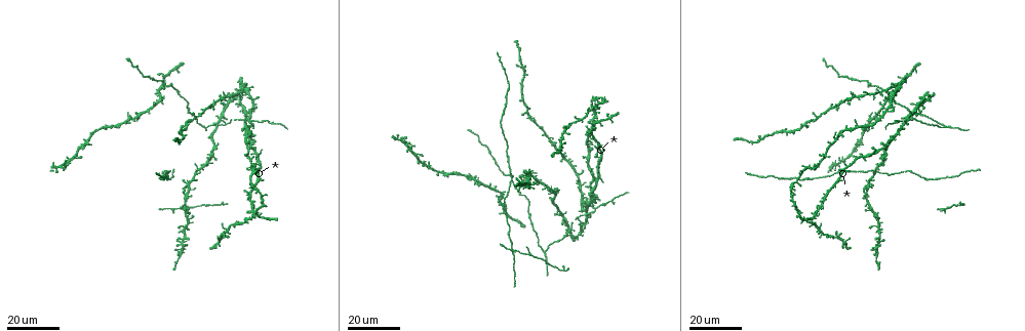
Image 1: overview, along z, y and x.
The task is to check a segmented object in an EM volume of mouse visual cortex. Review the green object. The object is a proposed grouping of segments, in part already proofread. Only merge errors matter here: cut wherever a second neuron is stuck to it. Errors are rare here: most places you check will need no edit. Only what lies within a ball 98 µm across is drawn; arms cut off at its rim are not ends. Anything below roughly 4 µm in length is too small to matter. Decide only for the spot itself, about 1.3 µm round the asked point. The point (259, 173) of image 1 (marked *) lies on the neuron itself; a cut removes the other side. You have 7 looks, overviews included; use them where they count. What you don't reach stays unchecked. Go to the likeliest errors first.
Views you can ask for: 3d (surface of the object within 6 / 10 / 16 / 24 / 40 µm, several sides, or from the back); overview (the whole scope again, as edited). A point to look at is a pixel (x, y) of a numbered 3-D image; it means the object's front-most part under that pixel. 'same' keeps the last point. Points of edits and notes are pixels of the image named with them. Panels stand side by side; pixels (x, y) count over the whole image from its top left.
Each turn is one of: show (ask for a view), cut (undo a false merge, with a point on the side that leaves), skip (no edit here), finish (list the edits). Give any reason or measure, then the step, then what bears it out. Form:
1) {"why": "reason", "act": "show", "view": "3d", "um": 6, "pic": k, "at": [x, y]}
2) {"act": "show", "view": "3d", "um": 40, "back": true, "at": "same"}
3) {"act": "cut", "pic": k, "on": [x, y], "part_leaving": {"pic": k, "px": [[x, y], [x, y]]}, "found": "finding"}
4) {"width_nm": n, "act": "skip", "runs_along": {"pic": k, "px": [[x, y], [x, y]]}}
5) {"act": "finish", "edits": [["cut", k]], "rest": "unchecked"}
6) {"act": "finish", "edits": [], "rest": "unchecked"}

{"why": "thick turns thin", "act": "show", "view": "3d", "um": 16, "pic": 1, "at": [869, 83]}

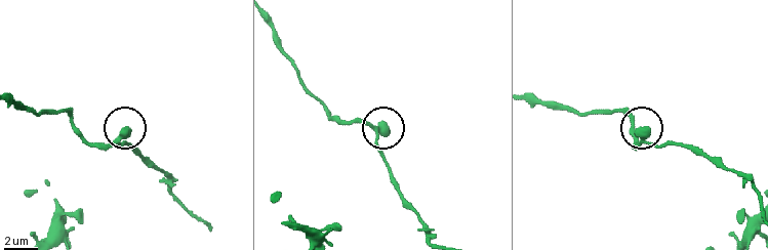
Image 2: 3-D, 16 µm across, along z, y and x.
{"act": "show", "view": "3d", "um": 10, "pic": 2, "at": [644, 142]}

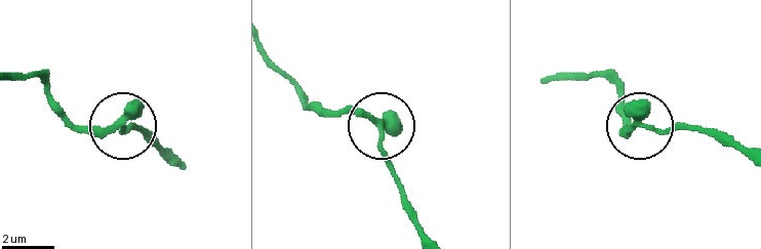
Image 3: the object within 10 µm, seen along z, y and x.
{"act": "skip", "runs_along": {"pic": 3, "px": [[175, 164], [143, 130], [66, 124]]}, "found": "one neuron here"}

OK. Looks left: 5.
{"why": "two arms in line, one across", "act": "show", "view": "3d", "um": 16, "pic": 1, "at": [587, 214]}

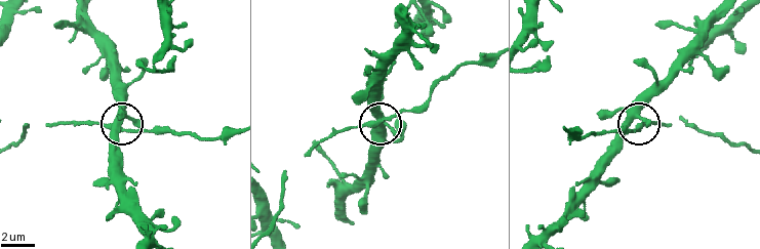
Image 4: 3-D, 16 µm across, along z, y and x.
{"act": "show", "view": "3d", "um": 6, "pic": 4, "at": [125, 130]}

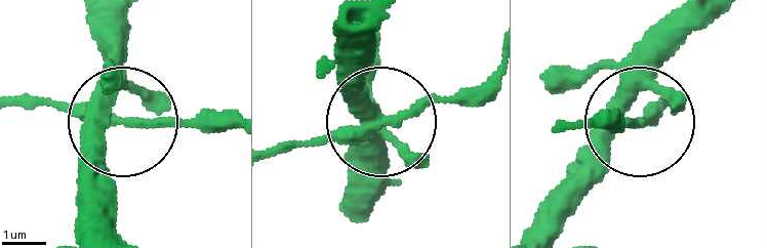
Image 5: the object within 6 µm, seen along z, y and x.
{"act": "show", "view": "3d", "um": 6, "back": true, "pic": 5, "at": [121, 120]}

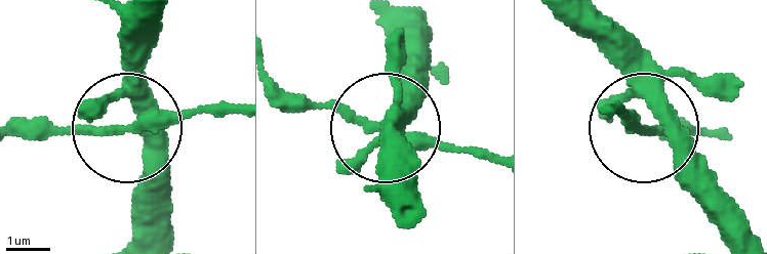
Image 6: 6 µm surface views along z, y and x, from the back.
{"width_nm": 240, "act": "skip", "found": "one neuron here"}

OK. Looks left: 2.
{"why": "three-way junction", "act": "show", "view": "3d", "um": 24, "pic": 1, "at": [944, 125]}

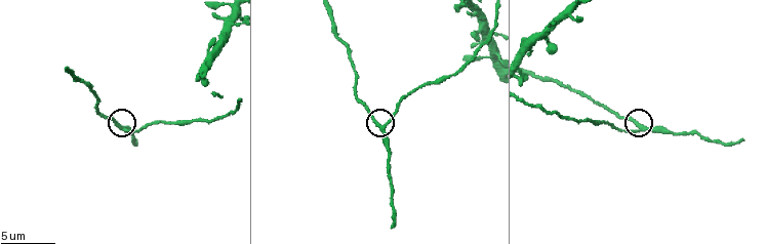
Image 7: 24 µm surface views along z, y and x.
{"act": "show", "view": "3d", "um": 10, "pic": 7, "at": [379, 128]}

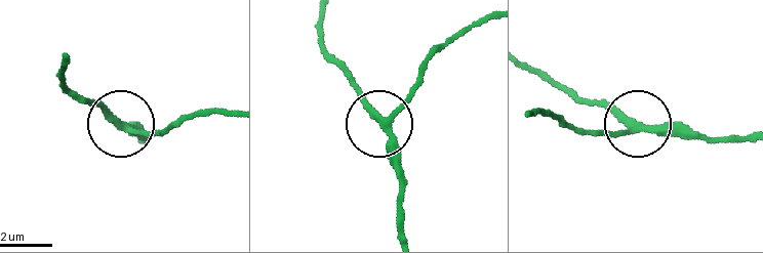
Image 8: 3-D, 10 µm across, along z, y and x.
{"side_arm_um": 10, "arms": 3, "act": "skip", "found": "all the same neuron"}

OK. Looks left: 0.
{"act": "finish", "edits": [], "rest": "unchecked"}

